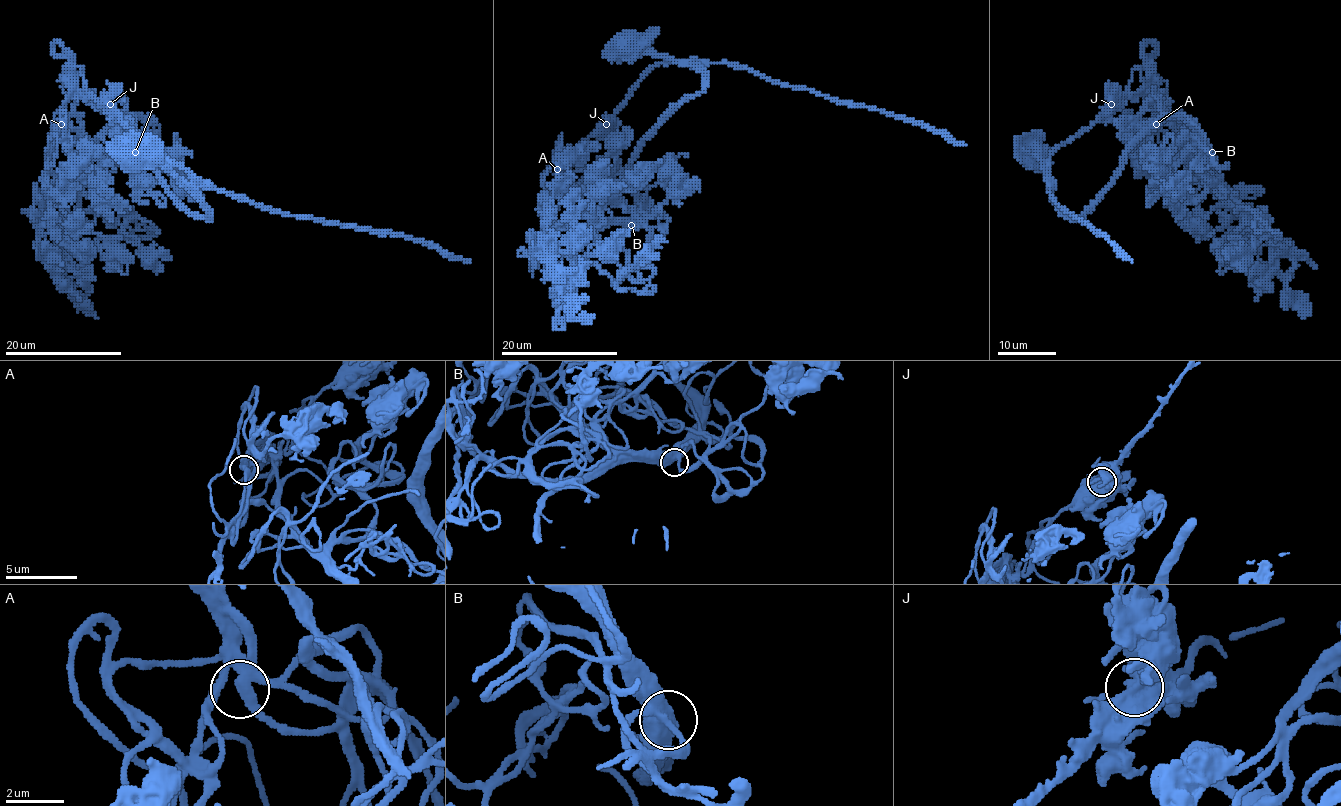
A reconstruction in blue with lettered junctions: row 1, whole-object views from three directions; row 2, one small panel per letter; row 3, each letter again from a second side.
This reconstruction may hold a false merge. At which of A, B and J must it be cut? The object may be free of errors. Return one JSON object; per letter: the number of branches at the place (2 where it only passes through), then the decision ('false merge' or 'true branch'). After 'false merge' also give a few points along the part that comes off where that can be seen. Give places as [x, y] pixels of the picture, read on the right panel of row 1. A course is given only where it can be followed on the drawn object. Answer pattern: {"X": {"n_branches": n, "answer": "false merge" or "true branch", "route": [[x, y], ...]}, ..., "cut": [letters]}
{"A": {"n_branches": 3, "answer": "true branch"}, "B": {"n_branches": 4, "answer": "true branch"}, "J": {"n_branches": 3, "answer": "false merge", "route": [[1111, 103], [1094, 122], [1052, 153], [1049, 158], [1049, 185], [1051, 194], [1067, 212], [1097, 231], [1133, 262]]}, "cut": ["J"]}

